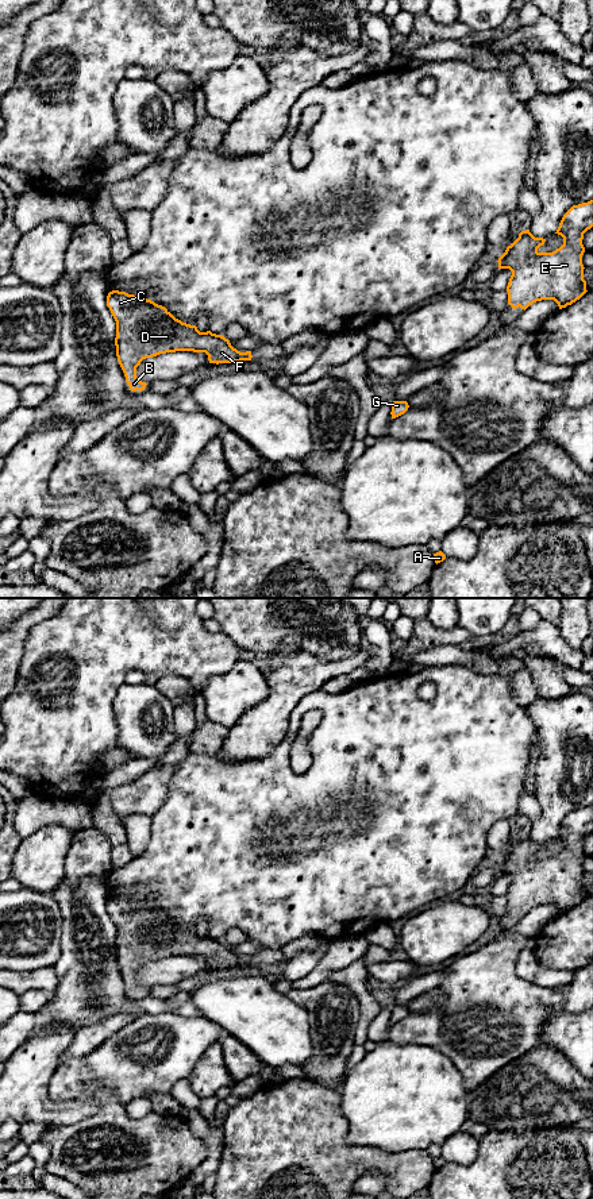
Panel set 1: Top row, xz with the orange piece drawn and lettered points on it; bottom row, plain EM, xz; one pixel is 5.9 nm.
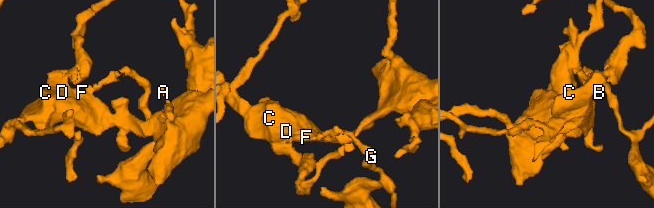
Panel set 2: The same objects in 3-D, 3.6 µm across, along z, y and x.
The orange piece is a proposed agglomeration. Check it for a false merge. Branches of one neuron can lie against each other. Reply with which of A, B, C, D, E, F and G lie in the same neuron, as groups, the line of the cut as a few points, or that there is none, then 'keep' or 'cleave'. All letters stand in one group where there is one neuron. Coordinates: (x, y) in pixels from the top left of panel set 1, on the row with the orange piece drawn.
A G / B C D E F; cut in xz along (243, 353), (241, 359); cleave

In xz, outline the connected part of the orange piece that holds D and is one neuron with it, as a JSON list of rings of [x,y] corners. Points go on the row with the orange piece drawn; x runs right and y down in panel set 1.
[[[112,290],[107,296],[107,307],[116,321],[116,356],[131,392],[145,390],[146,382],[136,378],[136,367],[146,358],[176,351],[205,352],[209,363],[240,362],[243,352],[234,348],[228,339],[211,331],[200,332],[196,325],[176,319],[165,307],[145,297]]]

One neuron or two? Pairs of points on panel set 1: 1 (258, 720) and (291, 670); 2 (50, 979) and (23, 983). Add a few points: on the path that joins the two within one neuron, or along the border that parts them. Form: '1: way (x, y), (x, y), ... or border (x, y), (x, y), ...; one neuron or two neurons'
1: way (270, 708), (284, 694), (288, 682); one neuron
2: way (43, 979), (30, 980); one neuron

